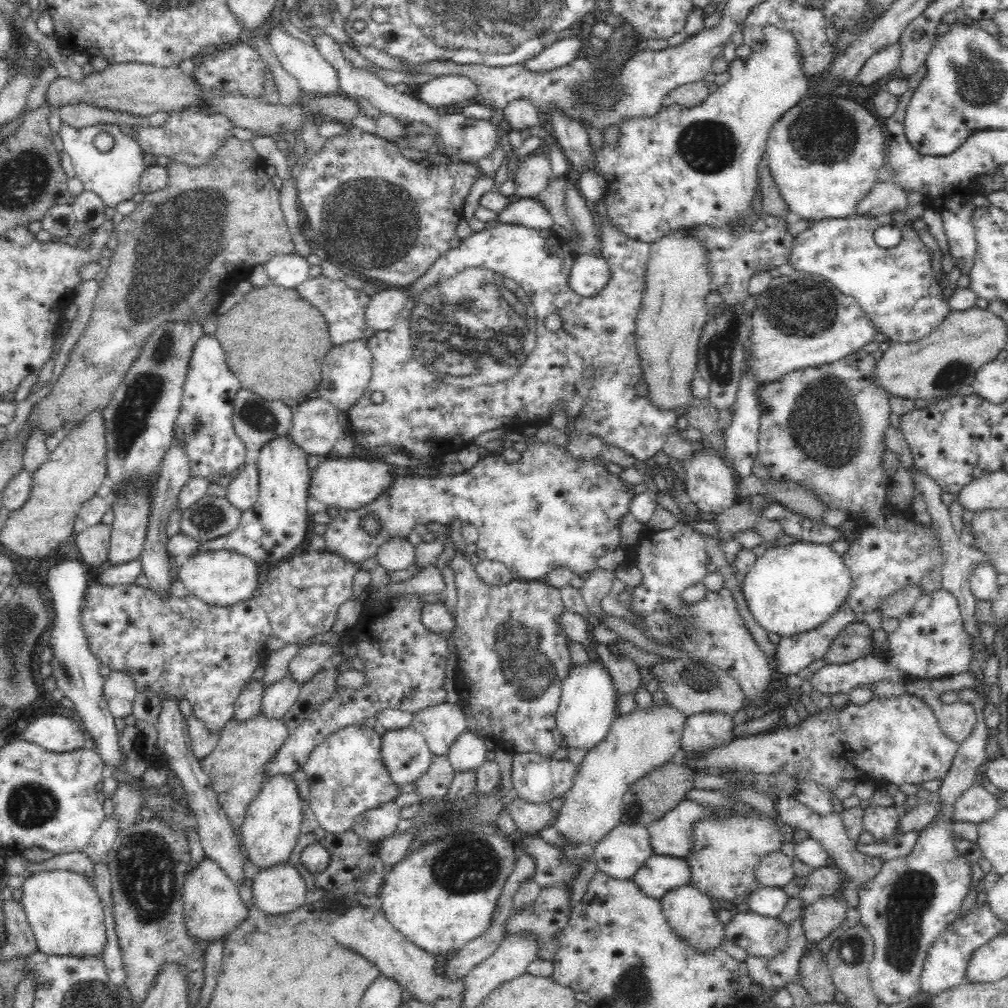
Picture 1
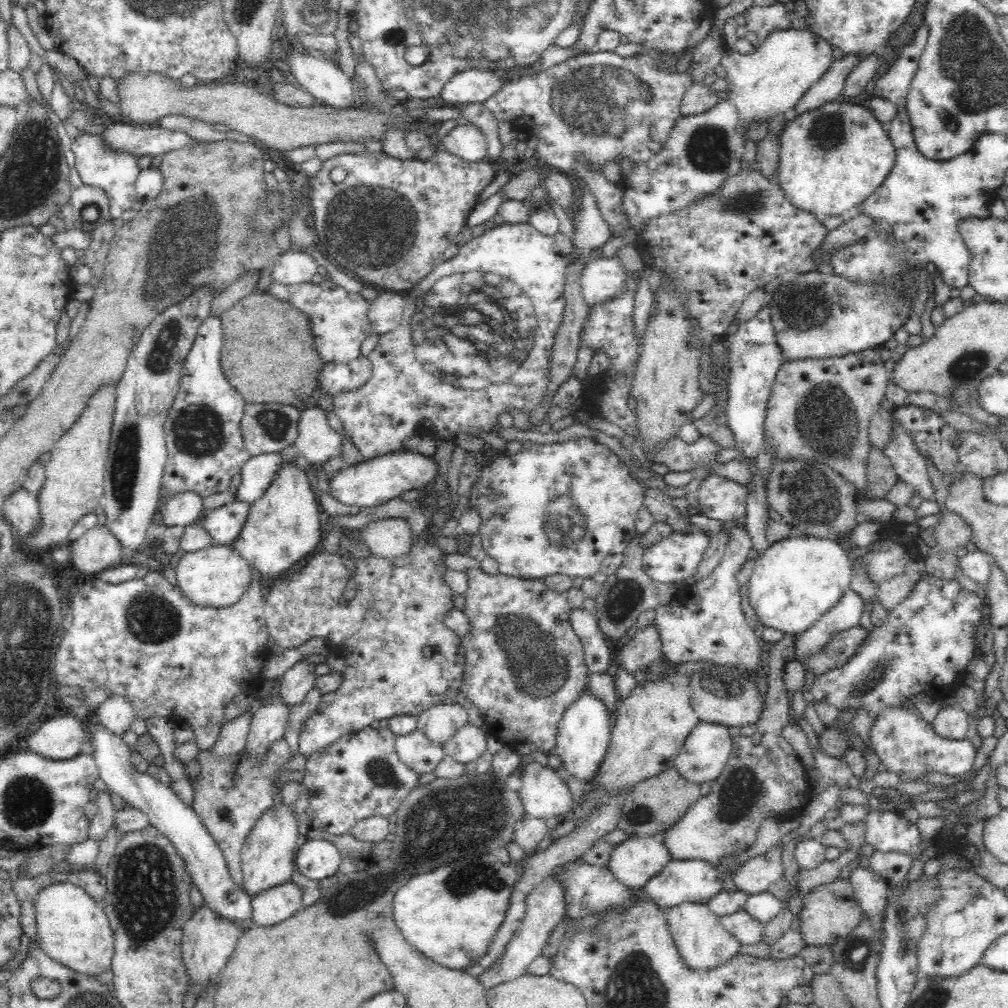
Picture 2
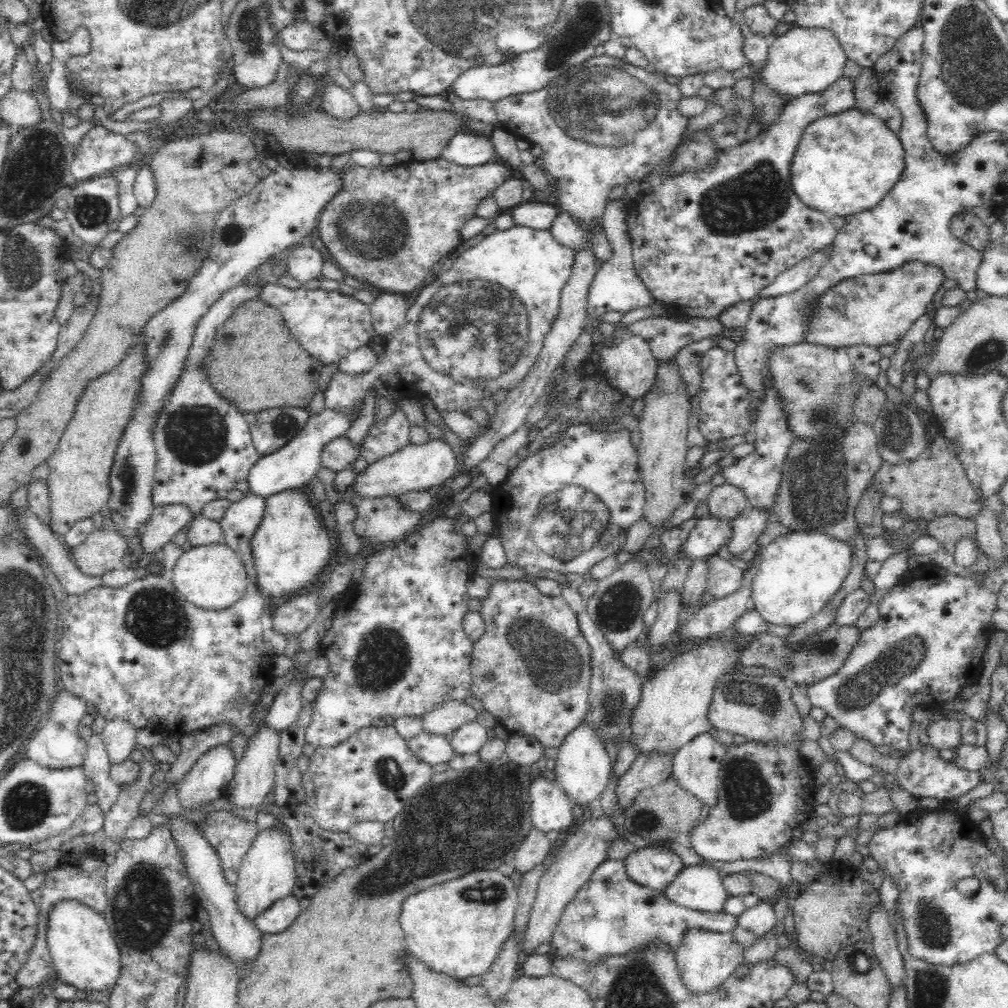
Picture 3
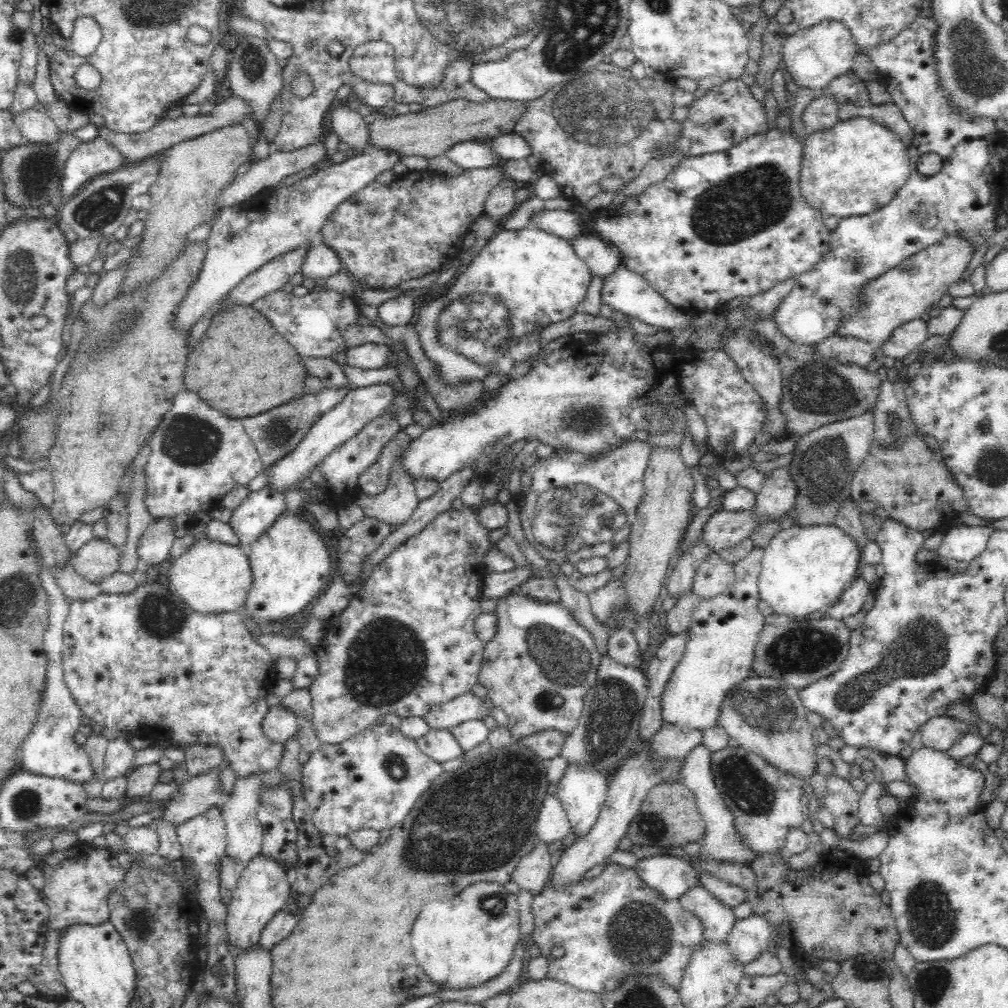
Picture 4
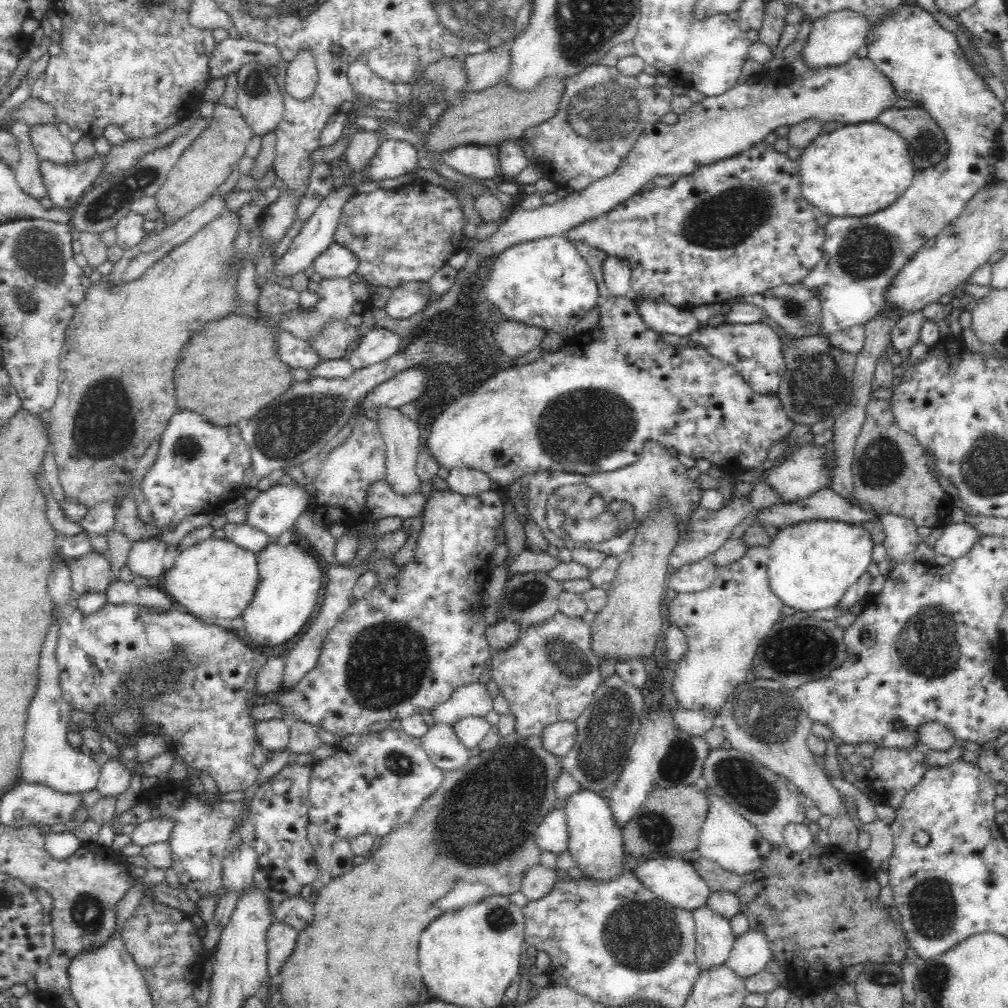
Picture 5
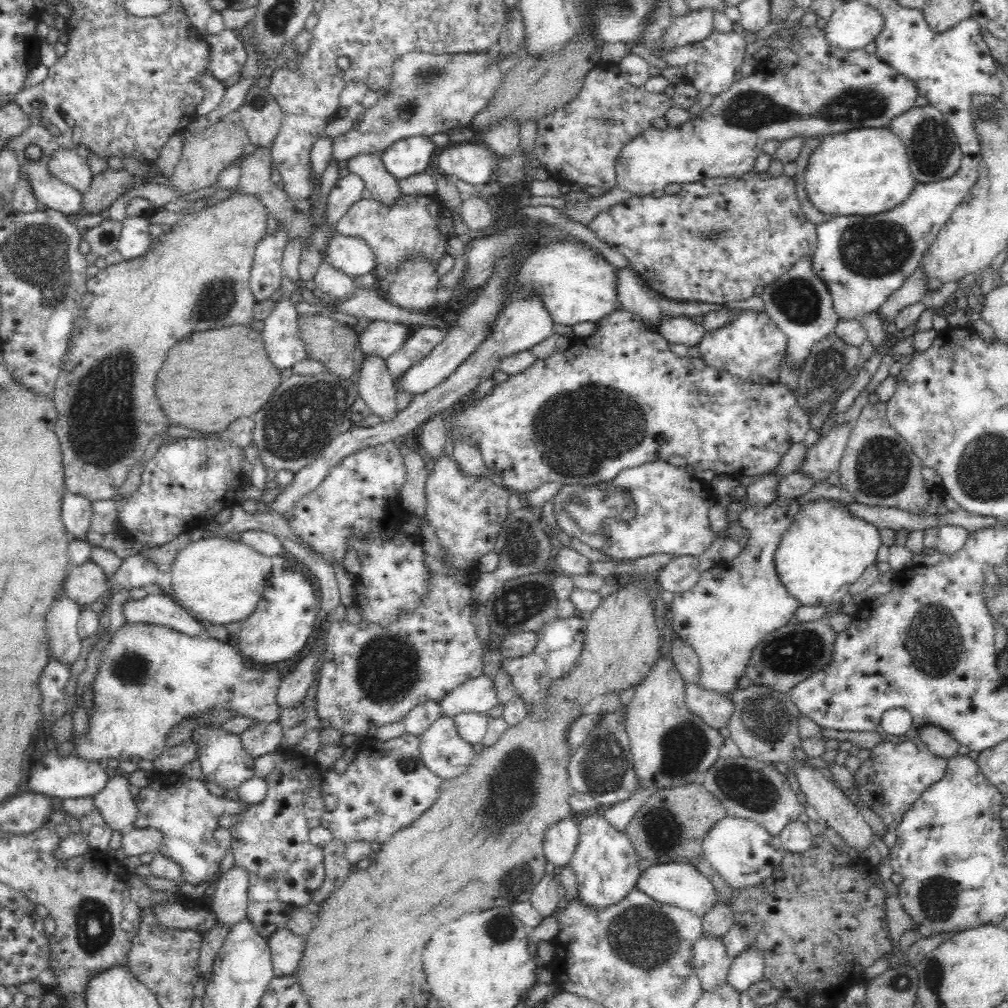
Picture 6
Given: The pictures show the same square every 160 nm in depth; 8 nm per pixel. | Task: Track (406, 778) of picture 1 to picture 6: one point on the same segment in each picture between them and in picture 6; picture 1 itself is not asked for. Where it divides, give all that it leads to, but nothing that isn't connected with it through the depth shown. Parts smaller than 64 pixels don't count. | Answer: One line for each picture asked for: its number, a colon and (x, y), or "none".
2: (416, 751)
3: (433, 749)
4: (440, 745)
5: (443, 747)
6: (444, 752)

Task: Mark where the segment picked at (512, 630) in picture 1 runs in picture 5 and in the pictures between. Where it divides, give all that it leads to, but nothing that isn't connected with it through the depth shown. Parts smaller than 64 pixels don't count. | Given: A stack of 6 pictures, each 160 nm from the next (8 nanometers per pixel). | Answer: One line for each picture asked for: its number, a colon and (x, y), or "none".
2: (523, 666)
3: (531, 669)
4: (540, 663)
5: (549, 674)

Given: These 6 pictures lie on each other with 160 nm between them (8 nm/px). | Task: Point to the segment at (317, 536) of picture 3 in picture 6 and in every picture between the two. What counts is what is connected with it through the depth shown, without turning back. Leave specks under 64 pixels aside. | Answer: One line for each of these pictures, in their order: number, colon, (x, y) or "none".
4: (290, 563)
5: (289, 577)
6: (279, 627)

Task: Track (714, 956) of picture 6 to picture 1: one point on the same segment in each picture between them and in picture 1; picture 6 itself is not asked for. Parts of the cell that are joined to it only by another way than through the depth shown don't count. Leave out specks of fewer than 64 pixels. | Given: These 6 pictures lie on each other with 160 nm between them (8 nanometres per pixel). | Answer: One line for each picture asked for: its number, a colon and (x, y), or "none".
1: (659, 873)
2: (678, 881)
3: (700, 887)
4: (717, 918)
5: (714, 936)

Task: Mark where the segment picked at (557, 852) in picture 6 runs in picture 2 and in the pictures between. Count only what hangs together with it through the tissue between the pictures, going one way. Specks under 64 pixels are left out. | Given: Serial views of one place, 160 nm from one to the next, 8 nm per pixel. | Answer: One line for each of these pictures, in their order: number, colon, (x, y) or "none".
2: (544, 792)
3: (550, 808)
4: (553, 824)
5: (552, 834)

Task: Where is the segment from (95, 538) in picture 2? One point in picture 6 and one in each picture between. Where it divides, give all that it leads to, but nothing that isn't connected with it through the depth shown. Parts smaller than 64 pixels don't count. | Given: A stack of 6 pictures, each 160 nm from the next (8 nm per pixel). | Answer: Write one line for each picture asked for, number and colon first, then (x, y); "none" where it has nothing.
3: (103, 550)
4: (98, 559)
5: (90, 573)
6: (85, 583)

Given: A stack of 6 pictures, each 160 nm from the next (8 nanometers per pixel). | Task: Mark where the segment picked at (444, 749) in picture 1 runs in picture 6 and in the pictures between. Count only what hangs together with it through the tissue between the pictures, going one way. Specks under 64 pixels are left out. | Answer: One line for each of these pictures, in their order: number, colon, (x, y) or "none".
2: (439, 723)
3: (449, 716)
4: (465, 707)
5: (472, 699)
6: (478, 695)

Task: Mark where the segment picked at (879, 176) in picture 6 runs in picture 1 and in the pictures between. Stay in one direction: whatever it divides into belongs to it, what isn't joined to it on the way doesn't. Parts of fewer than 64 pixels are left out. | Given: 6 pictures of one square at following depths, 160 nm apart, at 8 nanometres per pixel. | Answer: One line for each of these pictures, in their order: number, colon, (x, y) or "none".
1: (825, 153)
2: (830, 159)
3: (845, 163)
4: (855, 167)
5: (857, 169)

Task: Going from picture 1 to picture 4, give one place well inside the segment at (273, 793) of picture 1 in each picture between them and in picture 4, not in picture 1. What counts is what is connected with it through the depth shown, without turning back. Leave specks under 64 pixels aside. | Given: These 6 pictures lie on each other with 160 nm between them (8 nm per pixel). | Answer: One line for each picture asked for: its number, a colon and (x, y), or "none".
2: (268, 854)
3: (267, 871)
4: (263, 888)

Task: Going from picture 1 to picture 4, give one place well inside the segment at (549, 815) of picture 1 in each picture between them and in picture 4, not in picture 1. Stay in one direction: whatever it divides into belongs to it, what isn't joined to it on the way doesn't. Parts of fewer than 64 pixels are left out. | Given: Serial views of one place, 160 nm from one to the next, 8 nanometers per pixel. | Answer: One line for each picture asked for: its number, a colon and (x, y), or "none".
2: (529, 831)
3: (533, 849)
4: (532, 872)

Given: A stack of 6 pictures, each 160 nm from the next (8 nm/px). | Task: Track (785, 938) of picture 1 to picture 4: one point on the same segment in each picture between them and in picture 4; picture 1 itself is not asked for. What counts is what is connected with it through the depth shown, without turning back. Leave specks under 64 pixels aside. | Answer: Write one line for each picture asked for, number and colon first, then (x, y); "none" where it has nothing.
2: (747, 930)
3: (610, 914)
4: (609, 925)

